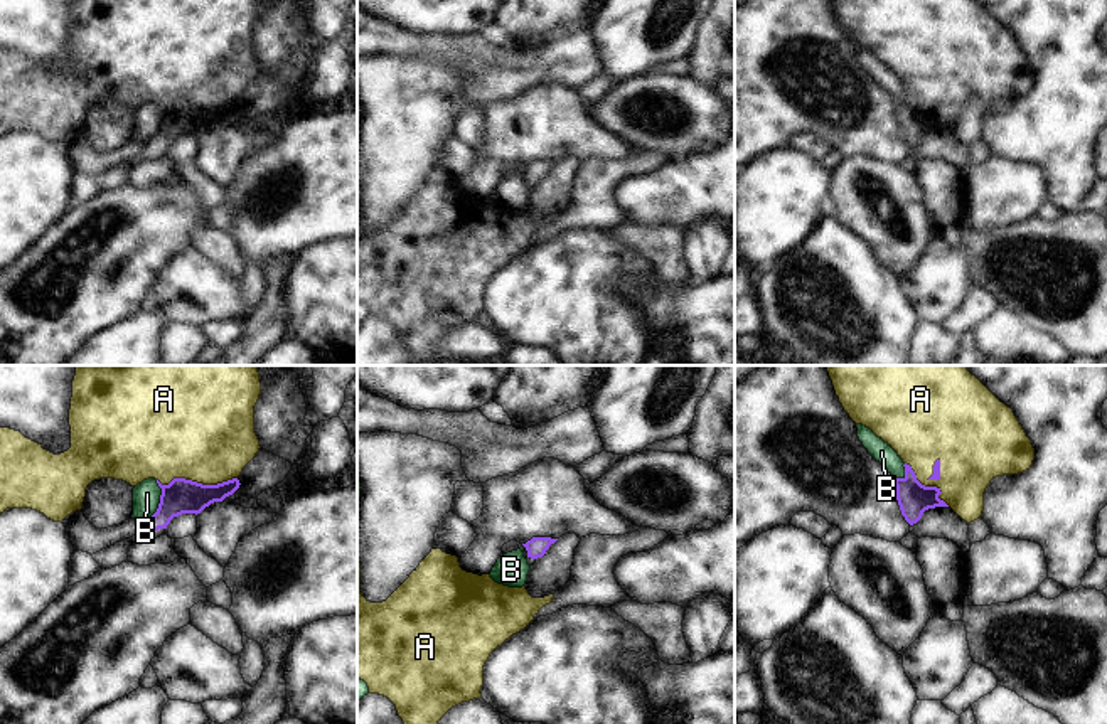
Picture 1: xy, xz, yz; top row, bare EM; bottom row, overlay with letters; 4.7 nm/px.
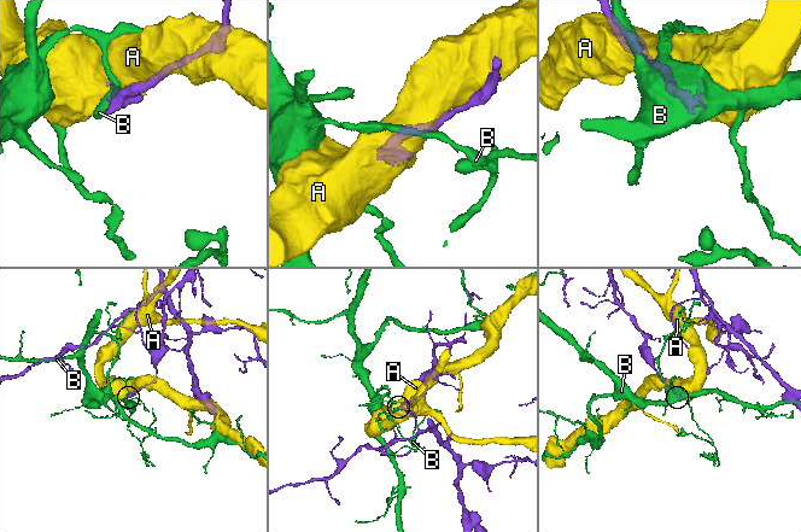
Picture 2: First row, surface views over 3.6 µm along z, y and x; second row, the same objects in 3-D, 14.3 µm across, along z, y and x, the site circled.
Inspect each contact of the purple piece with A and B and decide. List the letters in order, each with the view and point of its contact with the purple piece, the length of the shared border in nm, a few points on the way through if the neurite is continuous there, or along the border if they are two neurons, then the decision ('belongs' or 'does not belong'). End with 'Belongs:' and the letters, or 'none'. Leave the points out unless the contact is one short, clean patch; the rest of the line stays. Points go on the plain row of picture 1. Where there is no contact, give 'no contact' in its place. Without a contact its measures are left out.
A: contact xy (196, 105); length 380 nm; does not belong
B: contact xy (160, 123); length 200 nm; does not belong
Belongs: none

